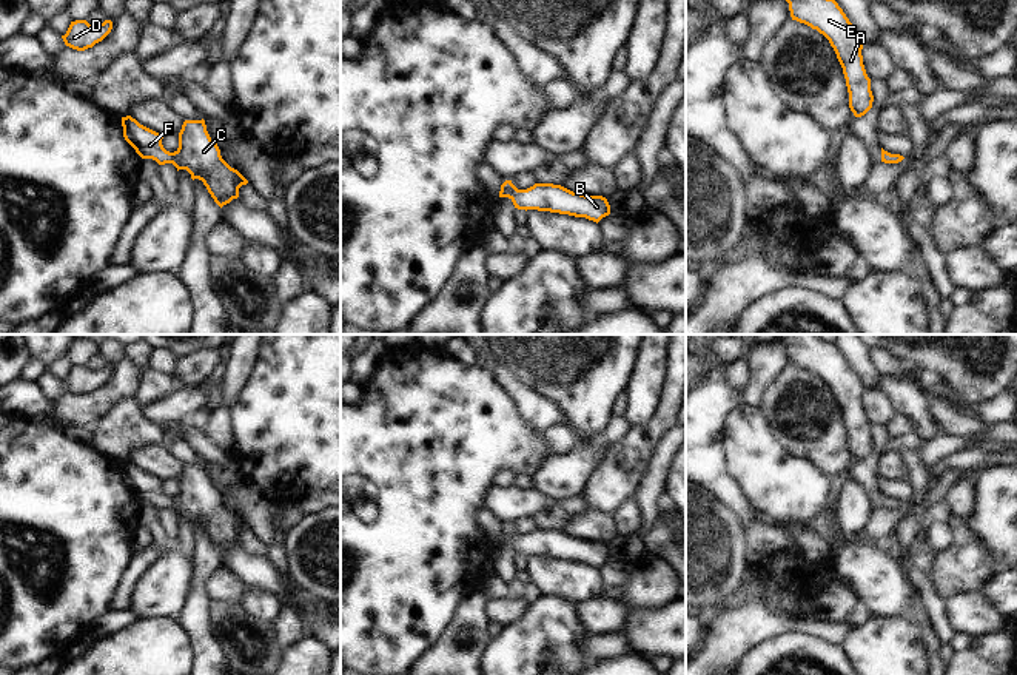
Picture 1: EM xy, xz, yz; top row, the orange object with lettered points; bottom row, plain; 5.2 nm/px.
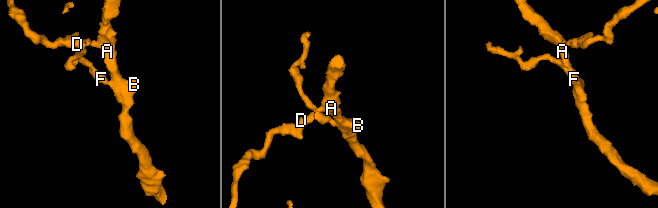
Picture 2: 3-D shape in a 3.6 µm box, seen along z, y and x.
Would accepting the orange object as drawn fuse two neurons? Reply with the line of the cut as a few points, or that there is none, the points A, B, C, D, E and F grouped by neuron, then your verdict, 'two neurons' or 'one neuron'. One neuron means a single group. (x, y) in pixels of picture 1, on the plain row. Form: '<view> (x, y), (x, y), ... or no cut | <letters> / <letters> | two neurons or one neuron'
no cut | A B C D E F | one neuron

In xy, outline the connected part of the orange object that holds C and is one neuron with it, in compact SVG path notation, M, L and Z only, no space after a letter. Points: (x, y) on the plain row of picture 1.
M131 461L122 462L123 482L142 504L159 510L173 509L177 516L186 515L191 524L206 532L214 547L222 553L239 542L239 533L248 526L231 513L220 501L206 476L205 465L185 465L179 478L179 493L170 498L163 493L163 481L140 470Z

